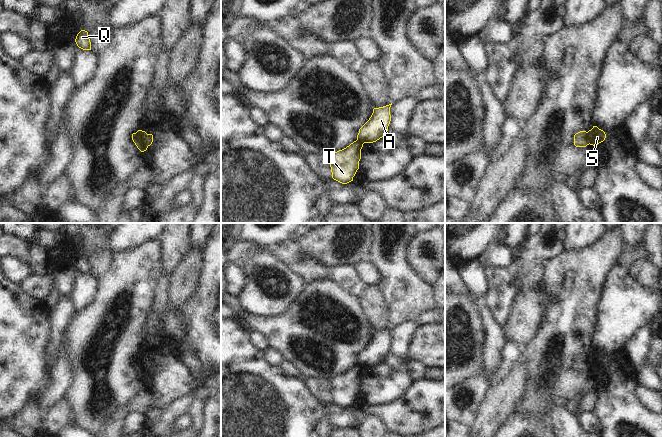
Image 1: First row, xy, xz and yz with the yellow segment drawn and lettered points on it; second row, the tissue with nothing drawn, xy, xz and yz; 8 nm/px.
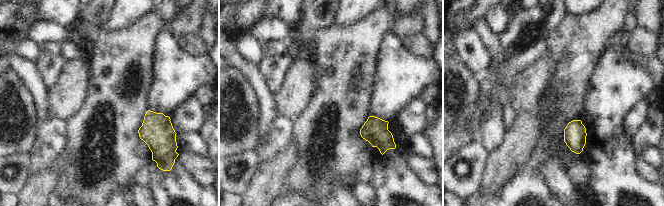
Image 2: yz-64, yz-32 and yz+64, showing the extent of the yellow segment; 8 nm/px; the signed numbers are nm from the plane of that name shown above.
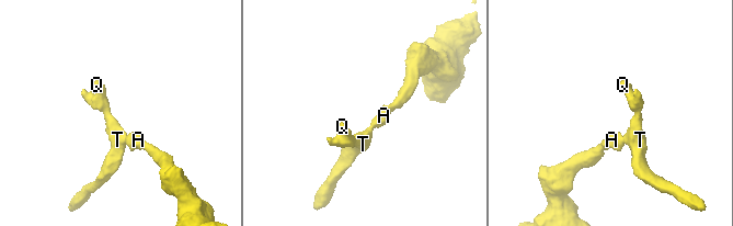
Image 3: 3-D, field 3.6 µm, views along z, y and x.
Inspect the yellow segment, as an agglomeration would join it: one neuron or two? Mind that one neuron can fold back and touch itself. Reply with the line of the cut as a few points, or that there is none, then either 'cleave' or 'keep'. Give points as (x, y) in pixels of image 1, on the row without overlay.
cut in yz along (587, 356), (587, 365), (589, 367); cleave

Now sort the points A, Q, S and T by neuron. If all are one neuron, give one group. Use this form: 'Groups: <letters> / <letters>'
Groups: A / Q S T.

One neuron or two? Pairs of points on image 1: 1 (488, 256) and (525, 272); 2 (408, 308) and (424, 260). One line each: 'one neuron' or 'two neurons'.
1: two neurons
2: two neurons

